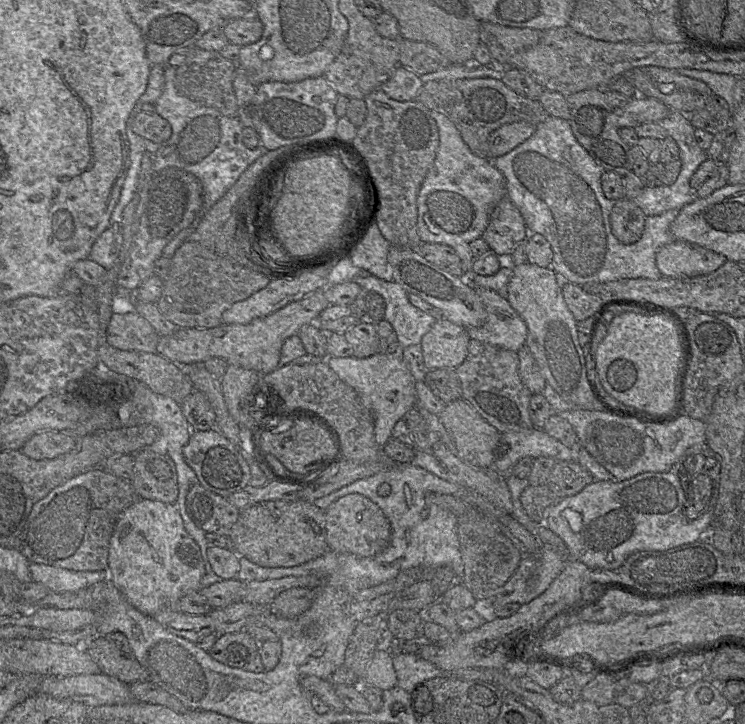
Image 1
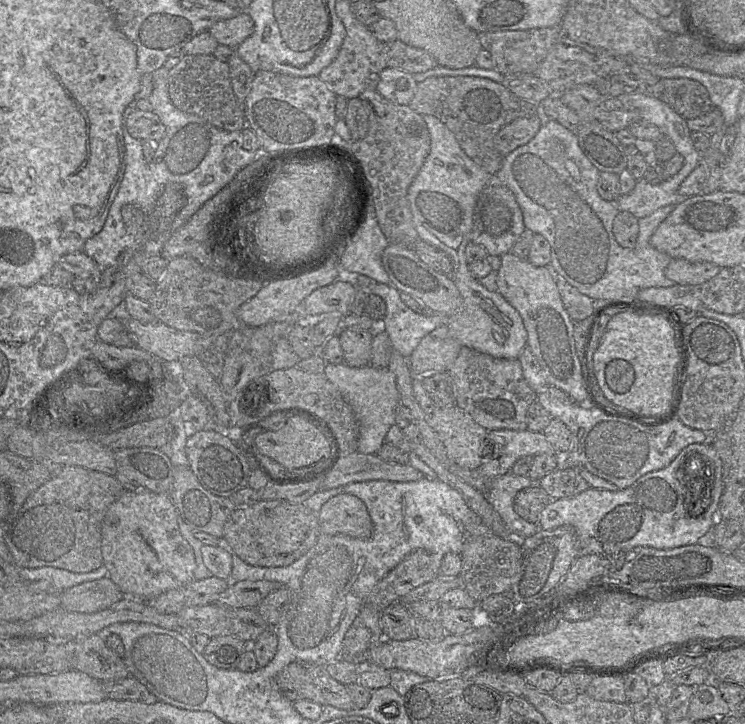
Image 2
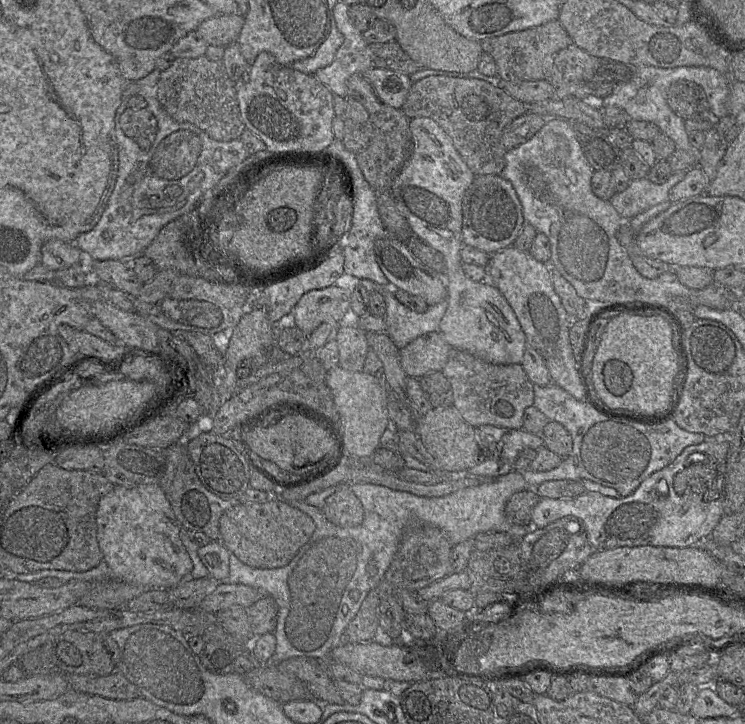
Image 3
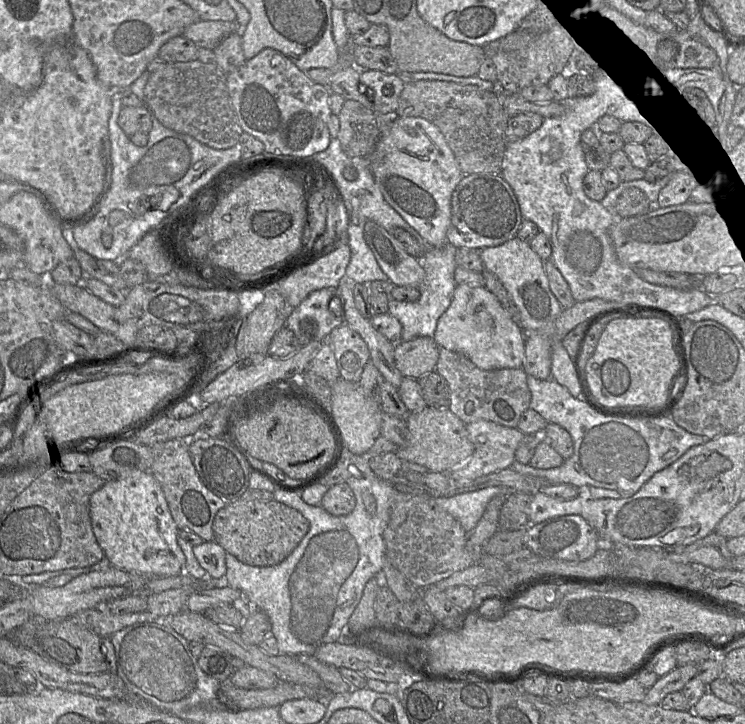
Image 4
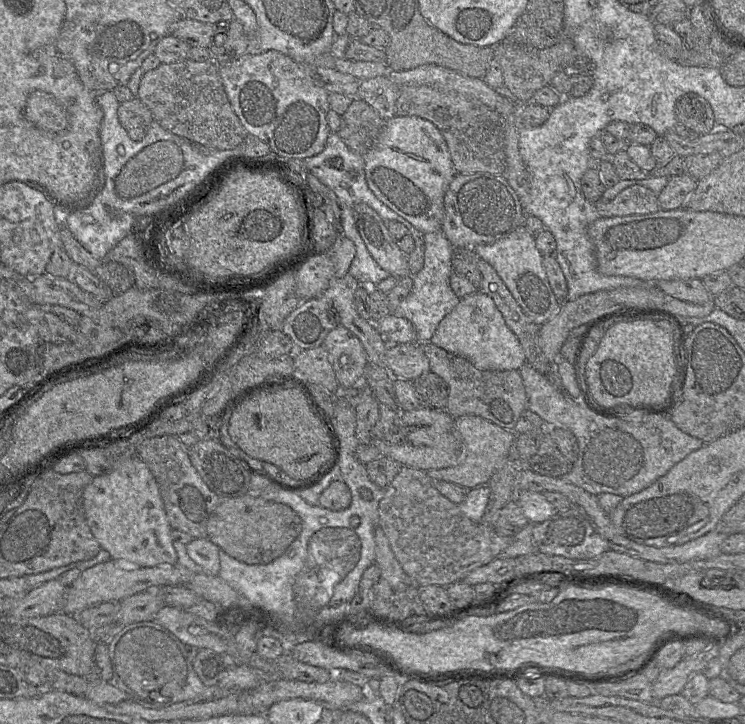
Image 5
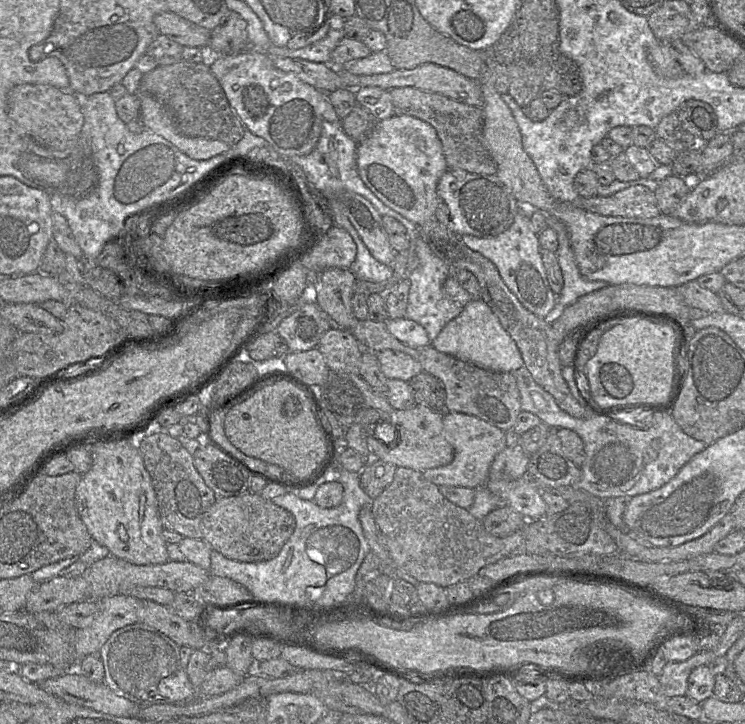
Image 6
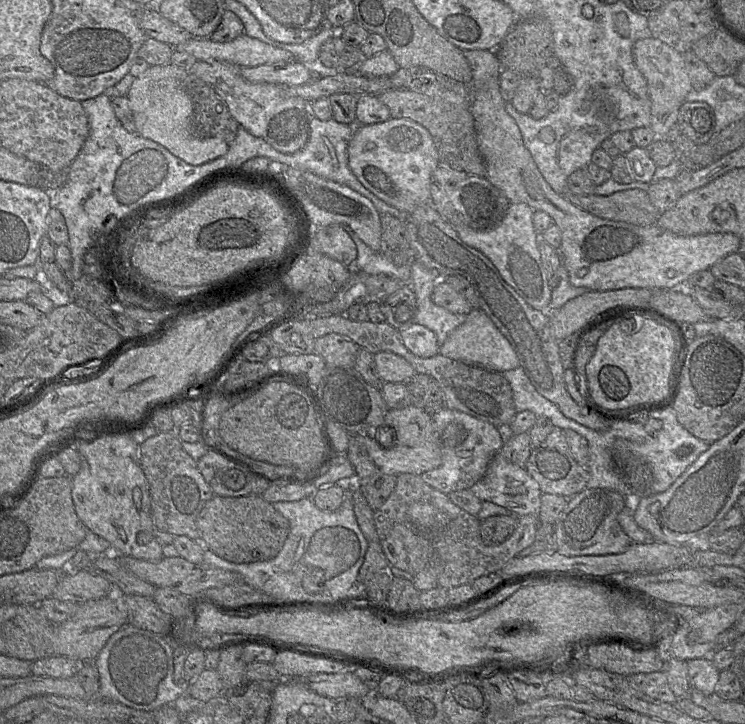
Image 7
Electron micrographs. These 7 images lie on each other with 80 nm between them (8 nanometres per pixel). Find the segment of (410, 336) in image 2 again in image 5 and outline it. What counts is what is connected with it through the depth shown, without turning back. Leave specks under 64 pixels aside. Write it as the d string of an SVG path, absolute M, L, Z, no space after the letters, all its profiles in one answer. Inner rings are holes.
M441 230L424 234L424 262L421 270L413 276L411 293L390 314L410 321L416 330L416 342L430 342L440 321L459 303L460 298L450 287L454 247Z

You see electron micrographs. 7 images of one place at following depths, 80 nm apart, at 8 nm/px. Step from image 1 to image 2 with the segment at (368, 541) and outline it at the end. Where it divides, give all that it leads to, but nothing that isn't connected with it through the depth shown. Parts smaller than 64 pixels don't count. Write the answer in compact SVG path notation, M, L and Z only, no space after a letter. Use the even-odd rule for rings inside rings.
M342 492L326 501L317 514L321 533L366 539L372 535L373 522L364 502Z

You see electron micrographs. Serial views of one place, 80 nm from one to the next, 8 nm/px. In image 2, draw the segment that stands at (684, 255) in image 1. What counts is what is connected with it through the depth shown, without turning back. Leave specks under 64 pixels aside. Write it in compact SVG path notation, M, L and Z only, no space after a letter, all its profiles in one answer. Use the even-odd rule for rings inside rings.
M672 258L665 269L665 276L679 285L699 285L715 277L721 269L709 262Z

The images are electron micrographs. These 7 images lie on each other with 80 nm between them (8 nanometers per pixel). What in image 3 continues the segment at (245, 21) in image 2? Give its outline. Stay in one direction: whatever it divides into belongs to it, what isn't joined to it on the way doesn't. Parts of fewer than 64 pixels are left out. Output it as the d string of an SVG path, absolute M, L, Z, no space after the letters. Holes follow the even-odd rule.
M241 14L216 15L204 20L195 31L208 45L226 47L237 42L244 23Z

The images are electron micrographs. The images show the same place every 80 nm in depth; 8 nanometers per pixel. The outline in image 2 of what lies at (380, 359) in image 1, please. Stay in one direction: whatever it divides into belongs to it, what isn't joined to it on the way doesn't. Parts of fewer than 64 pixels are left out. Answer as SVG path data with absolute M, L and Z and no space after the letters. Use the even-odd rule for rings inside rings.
M327 363L324 374L341 392L351 406L359 424L357 452L375 454L384 444L389 428L395 424L395 411L400 404L396 378L388 368L374 368L371 365L350 367L345 363Z

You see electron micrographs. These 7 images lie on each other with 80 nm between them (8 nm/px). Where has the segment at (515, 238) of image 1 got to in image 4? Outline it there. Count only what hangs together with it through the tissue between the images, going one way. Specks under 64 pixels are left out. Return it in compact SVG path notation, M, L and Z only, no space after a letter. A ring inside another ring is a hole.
M501 173L466 174L452 193L447 242L456 248L475 250L498 246L516 237L522 222L517 197Z

